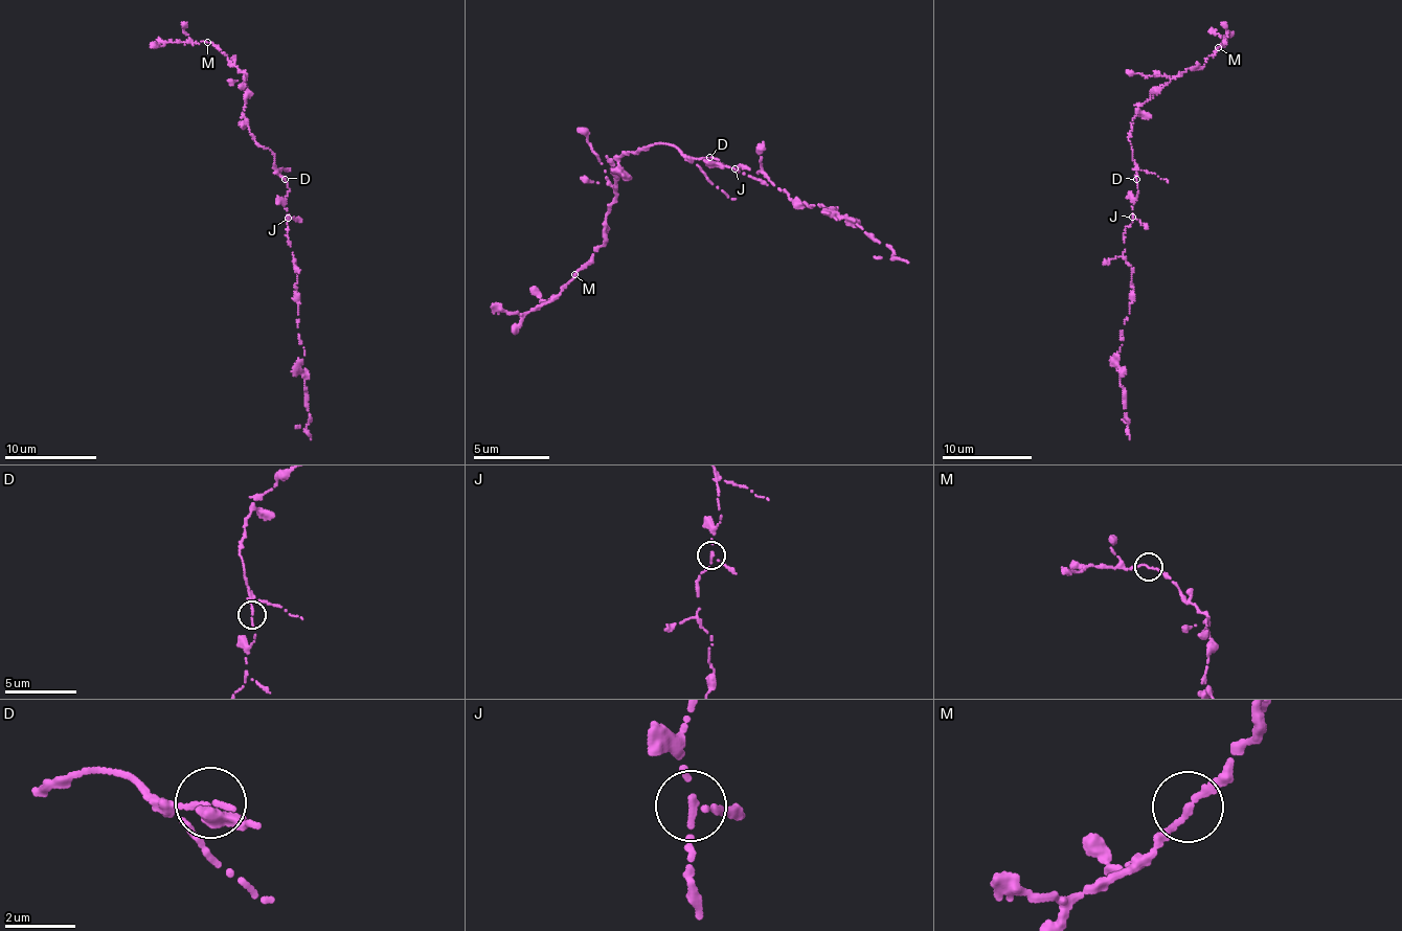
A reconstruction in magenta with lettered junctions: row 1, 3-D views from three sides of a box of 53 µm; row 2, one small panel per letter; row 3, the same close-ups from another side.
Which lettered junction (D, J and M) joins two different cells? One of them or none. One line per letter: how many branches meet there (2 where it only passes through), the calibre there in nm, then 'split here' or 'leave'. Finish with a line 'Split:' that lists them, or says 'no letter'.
D: 2 | 160 nm | leave
J: 2 | 150 nm | leave
M: 2 | 200 nm | leave
Split: no letter

